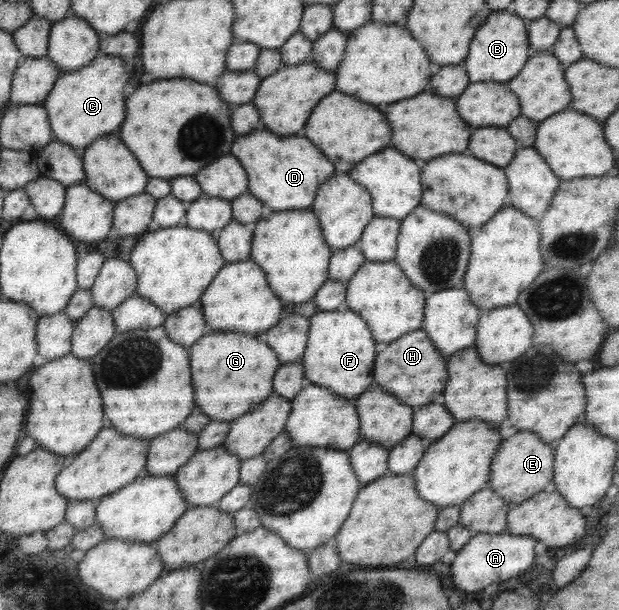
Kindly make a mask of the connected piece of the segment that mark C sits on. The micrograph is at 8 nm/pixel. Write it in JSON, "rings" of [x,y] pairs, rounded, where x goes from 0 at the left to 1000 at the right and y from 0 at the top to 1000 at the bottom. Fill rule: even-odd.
{"rings":[[[158,90],[123,116],[102,118],[68,169],[87,231],[131,249],[141,238],[194,208],[204,185],[204,156],[197,152],[204,136],[204,107],[191,92]]]}

